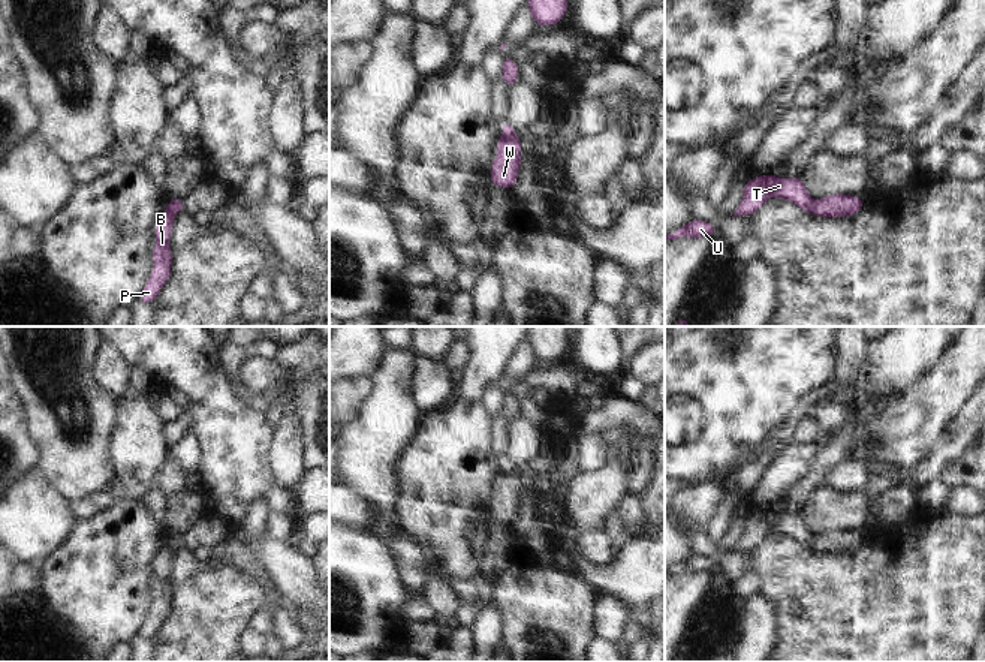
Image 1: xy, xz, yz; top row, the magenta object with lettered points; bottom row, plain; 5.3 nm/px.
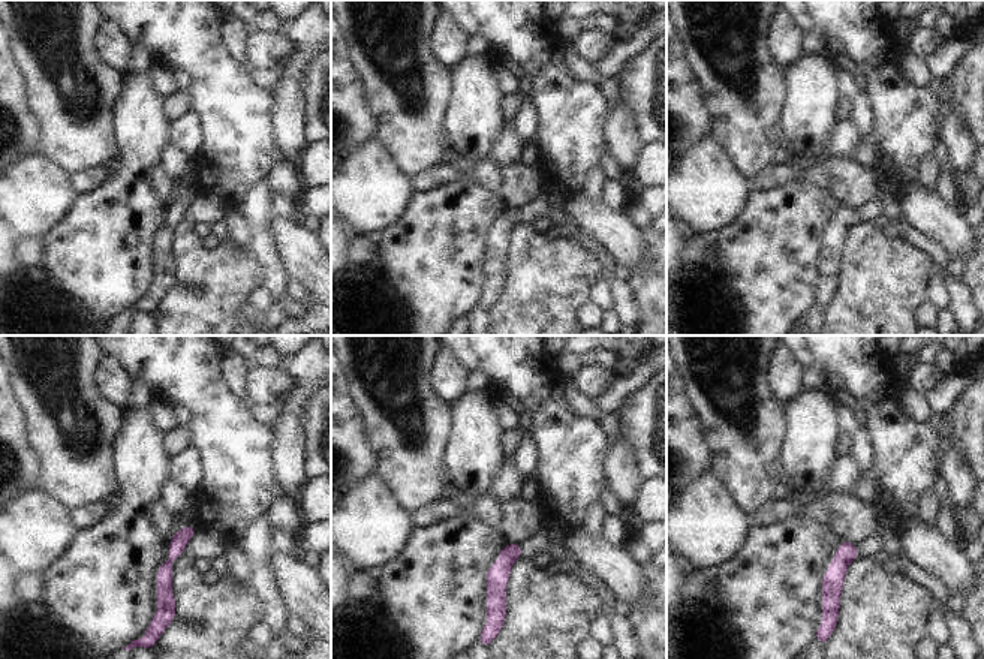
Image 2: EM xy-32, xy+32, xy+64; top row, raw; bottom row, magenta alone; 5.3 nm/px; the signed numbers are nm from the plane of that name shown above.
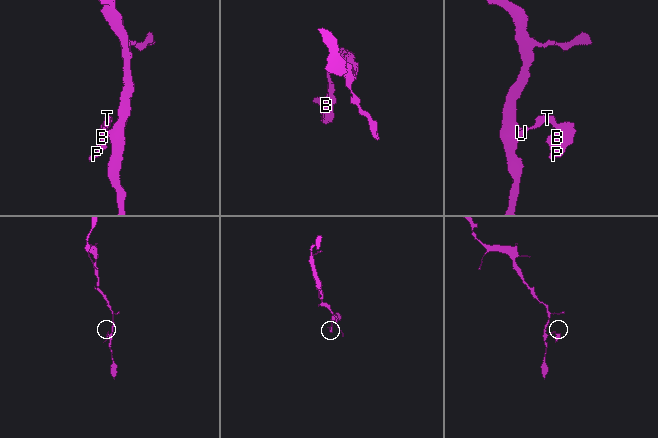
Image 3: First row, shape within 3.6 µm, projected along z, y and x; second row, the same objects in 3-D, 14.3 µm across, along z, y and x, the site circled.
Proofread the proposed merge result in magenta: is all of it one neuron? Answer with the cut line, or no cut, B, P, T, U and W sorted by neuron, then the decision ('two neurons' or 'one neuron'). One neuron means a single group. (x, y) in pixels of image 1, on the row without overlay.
cut xz (515, 471), (511, 474), (502, 472); groups B P W / T U; two neurons

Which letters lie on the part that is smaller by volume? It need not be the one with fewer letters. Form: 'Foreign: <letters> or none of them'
Foreign: B, P, W

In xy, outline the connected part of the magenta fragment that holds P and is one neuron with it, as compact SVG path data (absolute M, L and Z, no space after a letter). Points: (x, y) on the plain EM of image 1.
M168 545L162 547L162 550L156 553L156 586L150 590L156 598L156 604L150 608L150 617L144 619L144 629L138 637L151 640L171 611L172 590L168 575L172 563L174 550Z

